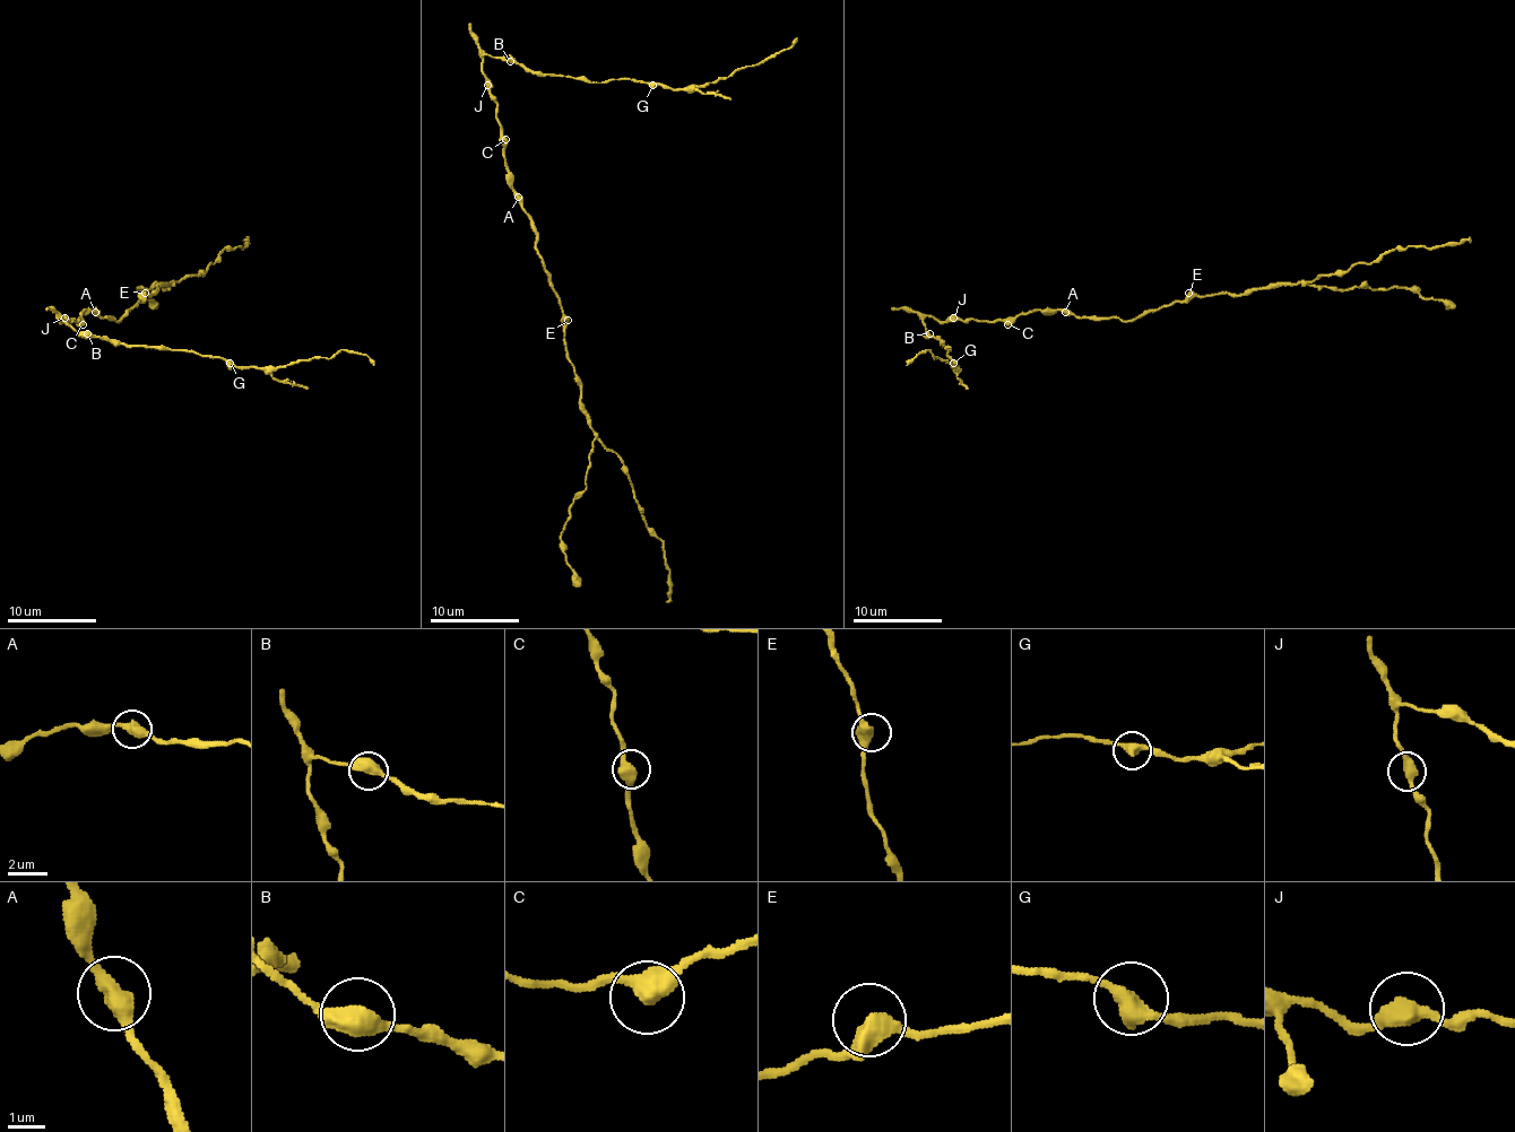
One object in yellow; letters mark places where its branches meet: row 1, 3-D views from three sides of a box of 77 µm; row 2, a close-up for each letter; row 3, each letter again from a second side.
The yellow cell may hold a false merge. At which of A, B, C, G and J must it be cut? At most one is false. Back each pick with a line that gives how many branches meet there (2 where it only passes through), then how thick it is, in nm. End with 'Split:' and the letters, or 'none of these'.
Split: none of these

